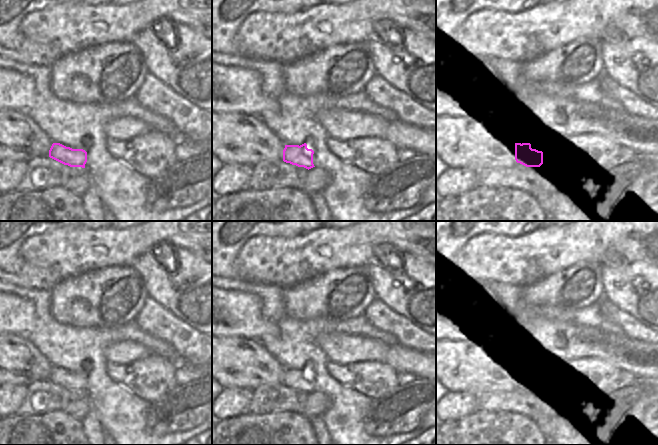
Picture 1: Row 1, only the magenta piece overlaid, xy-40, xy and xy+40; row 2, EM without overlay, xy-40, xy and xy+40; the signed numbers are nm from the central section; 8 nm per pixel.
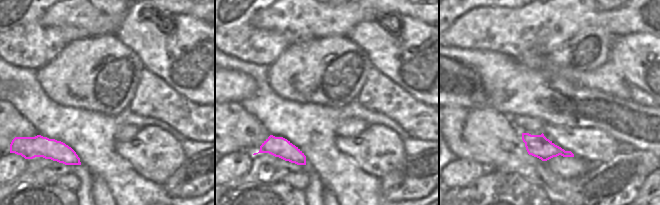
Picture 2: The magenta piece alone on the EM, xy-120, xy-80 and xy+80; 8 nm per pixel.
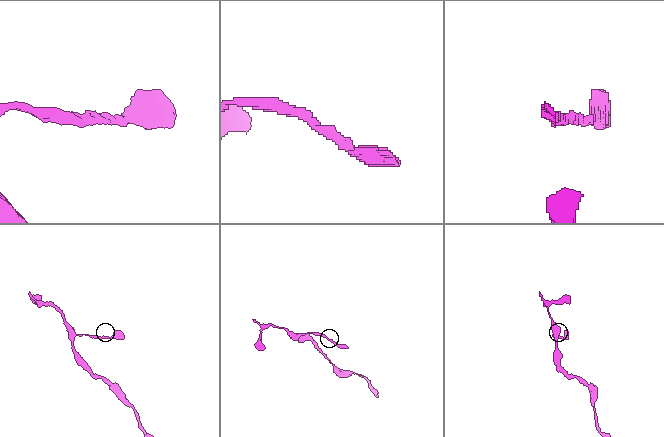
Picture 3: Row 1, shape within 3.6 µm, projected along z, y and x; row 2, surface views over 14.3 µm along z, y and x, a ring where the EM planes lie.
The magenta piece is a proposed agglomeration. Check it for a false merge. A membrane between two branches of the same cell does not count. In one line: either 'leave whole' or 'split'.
leave whole

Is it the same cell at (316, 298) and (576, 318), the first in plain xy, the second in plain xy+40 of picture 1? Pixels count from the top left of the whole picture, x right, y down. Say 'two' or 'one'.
two

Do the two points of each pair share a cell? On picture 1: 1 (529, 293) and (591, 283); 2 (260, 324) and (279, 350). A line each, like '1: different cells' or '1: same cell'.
1: same cell
2: different cells

